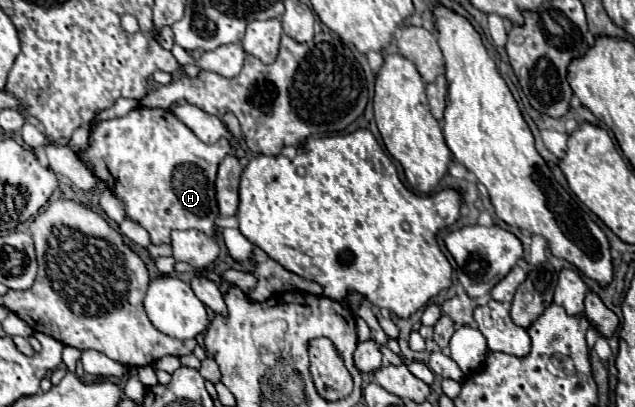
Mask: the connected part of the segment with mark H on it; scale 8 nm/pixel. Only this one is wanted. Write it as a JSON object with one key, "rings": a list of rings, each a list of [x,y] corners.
{"rings":[[[136,107],[124,117],[100,121],[94,127],[84,163],[94,165],[96,177],[126,203],[126,215],[144,225],[152,243],[158,245],[170,243],[172,229],[198,229],[214,235],[216,169],[228,153],[232,147],[226,139],[214,145],[202,143],[168,109]]]}

